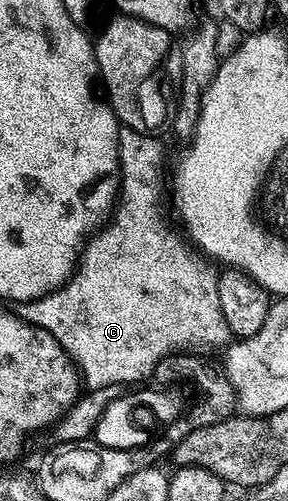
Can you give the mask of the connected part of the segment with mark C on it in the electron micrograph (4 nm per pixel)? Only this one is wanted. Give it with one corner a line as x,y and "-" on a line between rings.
118,126
117,162
119,164
119,194
115,199
115,206
111,211
111,218
113,217
113,220
105,228
102,226
84,244
77,261
77,266
74,267
72,275
70,275
69,279
61,287
56,287
55,290
43,297
31,299
28,303
22,303
19,307
21,318
25,319
28,323
33,323
36,327
47,329
47,333
51,333
55,337
55,341
69,355
73,366
79,372
80,378
83,380
86,388
117,387
120,383
137,383
133,385
144,384
150,378
156,367
156,363
161,358
174,352
176,349
186,348
183,346
187,343
206,343
209,347
219,346
218,348
220,348
222,345
228,344
231,339
229,326
223,317
223,309
219,305
218,272
216,270
213,272
209,267
201,268
197,264
196,259
177,240
168,239
161,232
160,225
157,224
157,201
161,197
161,166
165,163
165,151
161,148
161,143
156,139
157,137
156,134
148,131
136,131
130,127

